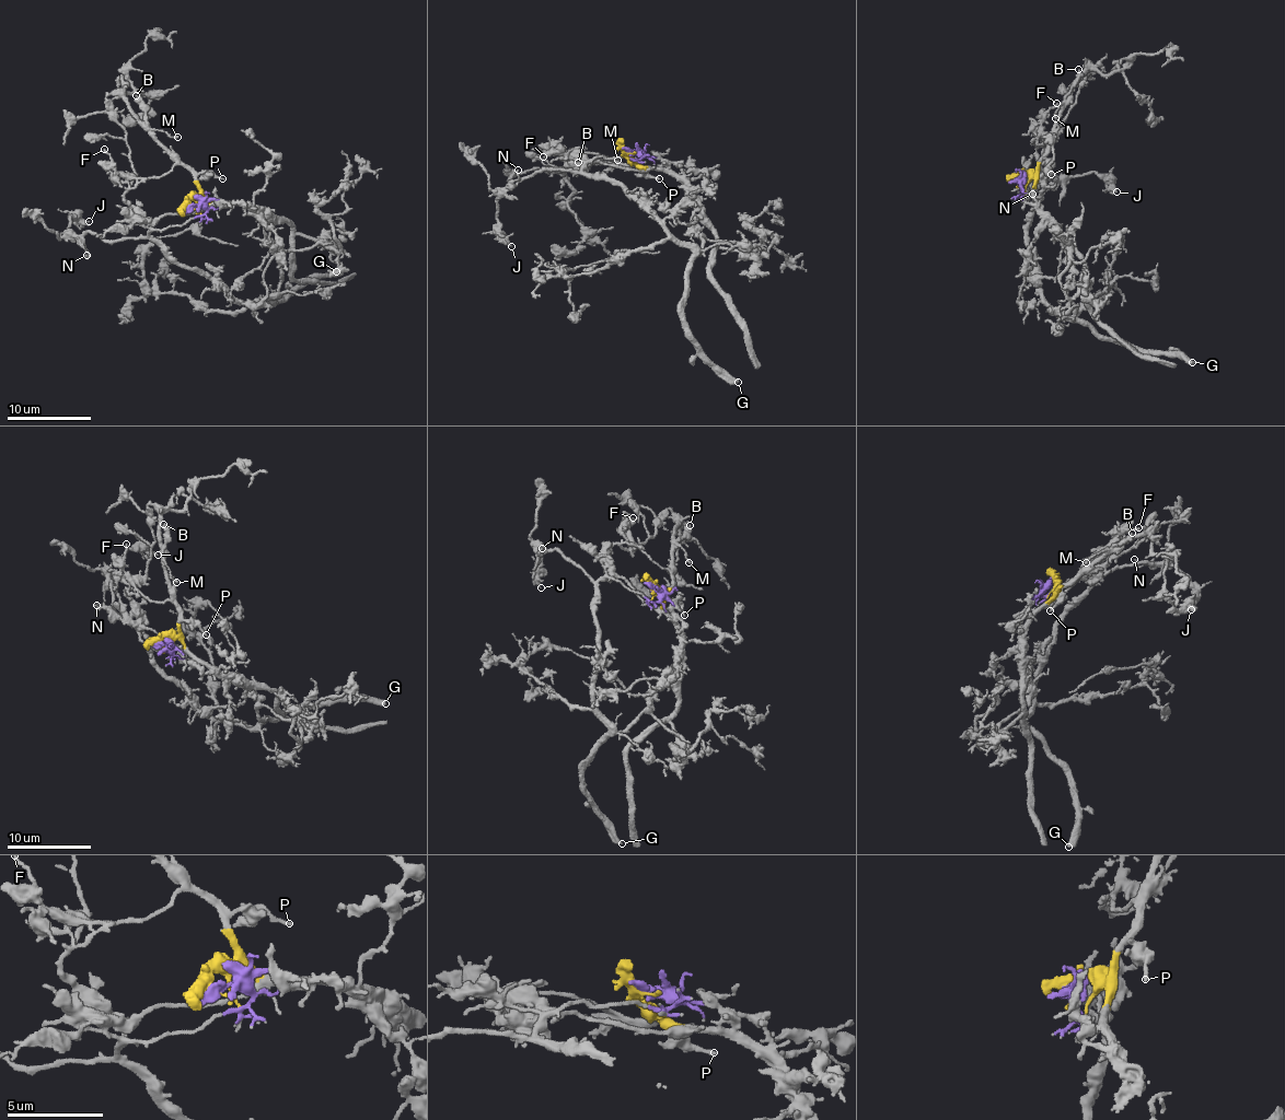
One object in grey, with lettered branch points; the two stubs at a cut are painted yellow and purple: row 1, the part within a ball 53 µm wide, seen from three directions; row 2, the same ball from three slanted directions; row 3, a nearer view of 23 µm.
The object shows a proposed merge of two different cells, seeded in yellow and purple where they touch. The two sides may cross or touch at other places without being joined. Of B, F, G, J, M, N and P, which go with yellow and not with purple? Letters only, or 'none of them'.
B, F, M, P

